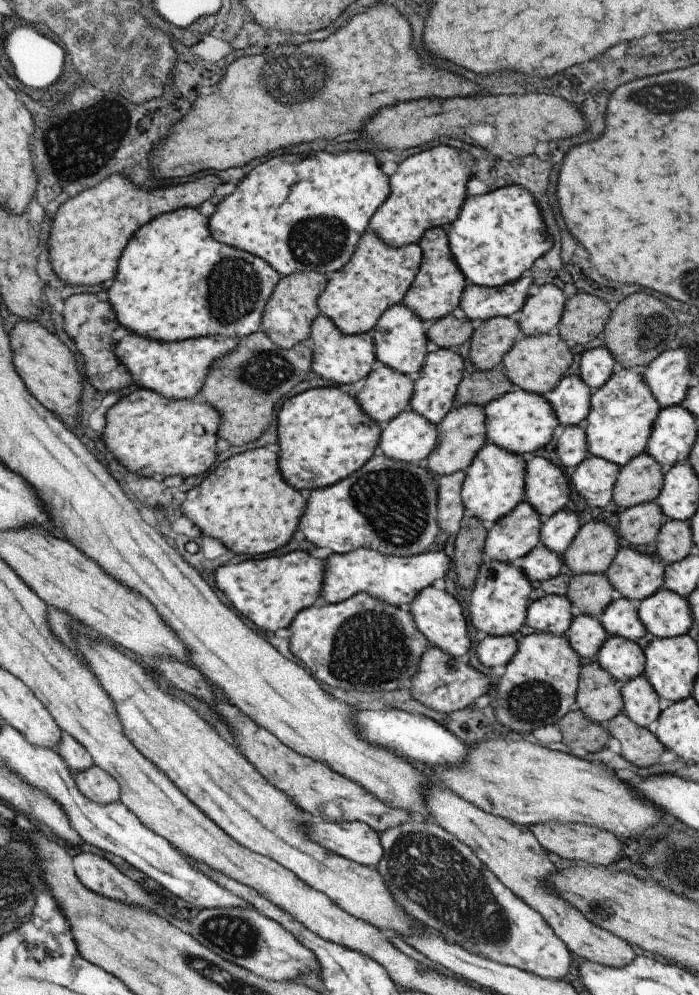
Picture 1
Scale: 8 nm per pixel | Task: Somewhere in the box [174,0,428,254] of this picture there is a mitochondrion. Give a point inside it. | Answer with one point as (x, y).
(288, 79)

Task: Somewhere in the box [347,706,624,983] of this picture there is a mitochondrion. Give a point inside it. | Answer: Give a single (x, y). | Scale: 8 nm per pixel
(429, 872)

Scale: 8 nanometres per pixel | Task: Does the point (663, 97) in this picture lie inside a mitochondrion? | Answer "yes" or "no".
yes

